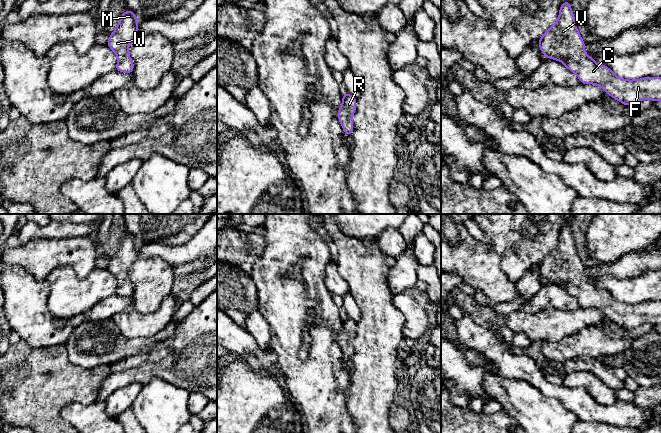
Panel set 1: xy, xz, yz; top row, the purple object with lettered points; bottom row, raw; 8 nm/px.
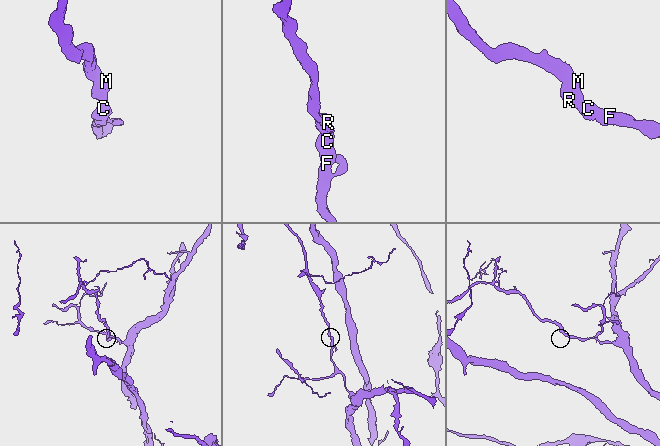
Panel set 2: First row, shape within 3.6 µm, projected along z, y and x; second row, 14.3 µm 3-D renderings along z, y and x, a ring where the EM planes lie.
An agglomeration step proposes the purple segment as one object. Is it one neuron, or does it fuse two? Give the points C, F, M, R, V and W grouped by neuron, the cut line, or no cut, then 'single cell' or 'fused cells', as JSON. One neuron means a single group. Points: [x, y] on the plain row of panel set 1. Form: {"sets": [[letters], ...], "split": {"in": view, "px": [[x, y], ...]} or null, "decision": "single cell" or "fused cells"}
{"sets": [["C", "F", "M", "R", "V", "W"]], "split": null, "decision": "single cell"}

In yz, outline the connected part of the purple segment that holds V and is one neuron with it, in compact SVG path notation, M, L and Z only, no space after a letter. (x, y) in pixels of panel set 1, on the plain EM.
M569 224L559 235L557 246L538 263L541 276L558 284L574 296L581 308L600 310L610 321L630 330L645 323L661 325L661 301L626 304L617 301L606 289L598 289L585 274Z

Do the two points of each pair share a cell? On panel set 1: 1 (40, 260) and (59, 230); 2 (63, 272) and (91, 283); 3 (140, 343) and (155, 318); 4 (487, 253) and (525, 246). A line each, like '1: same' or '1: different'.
1: different
2: same
3: different
4: different

